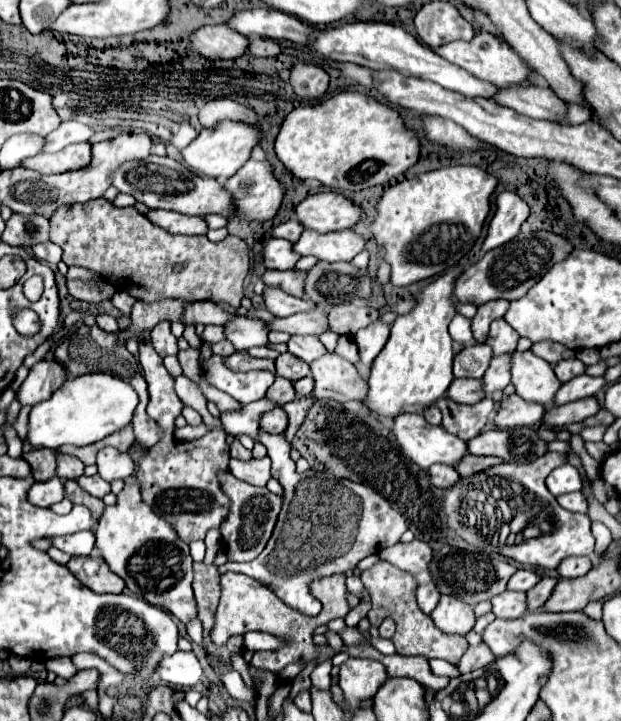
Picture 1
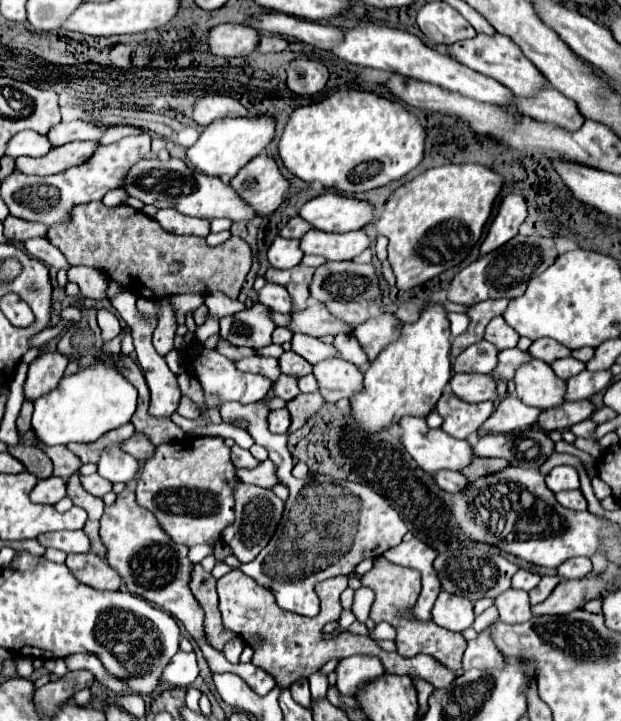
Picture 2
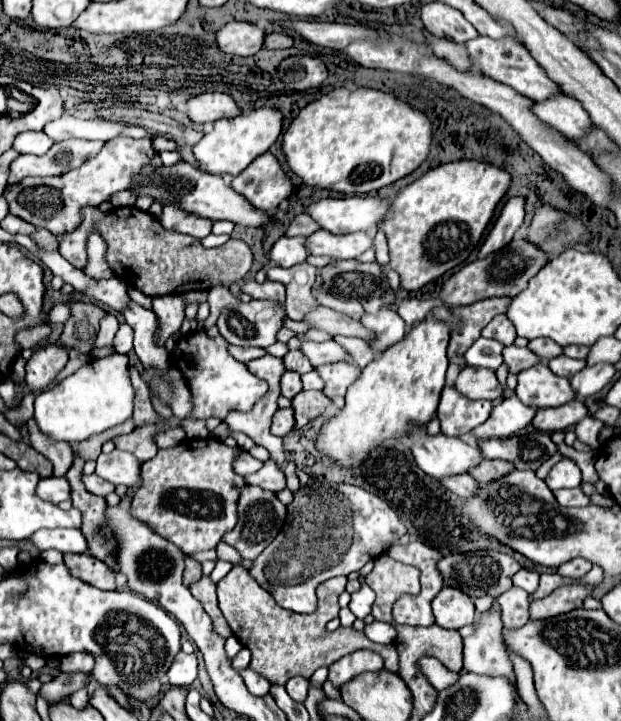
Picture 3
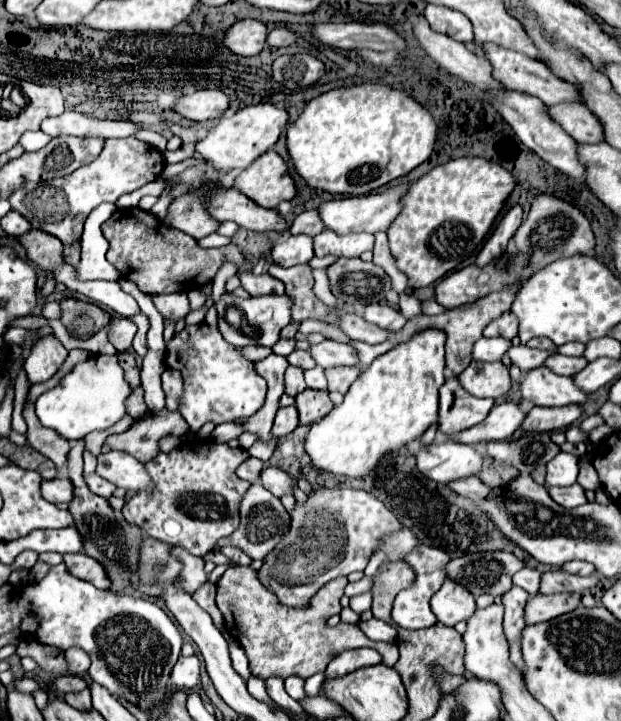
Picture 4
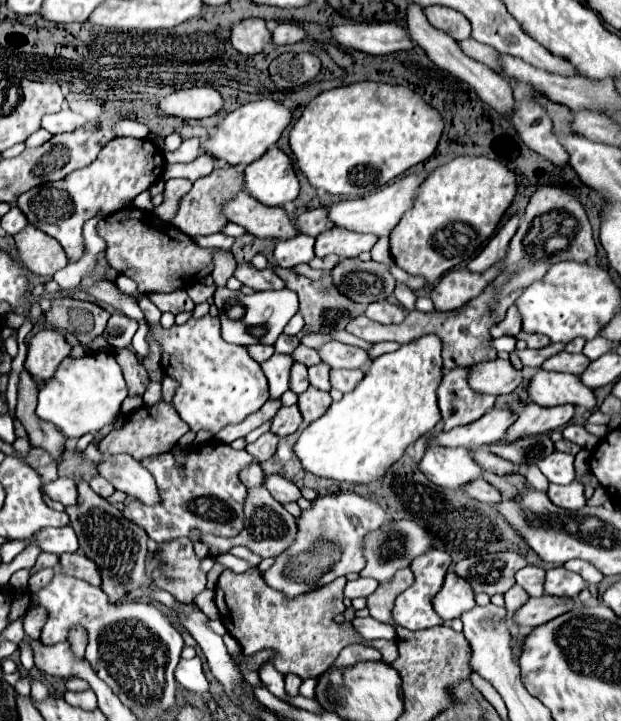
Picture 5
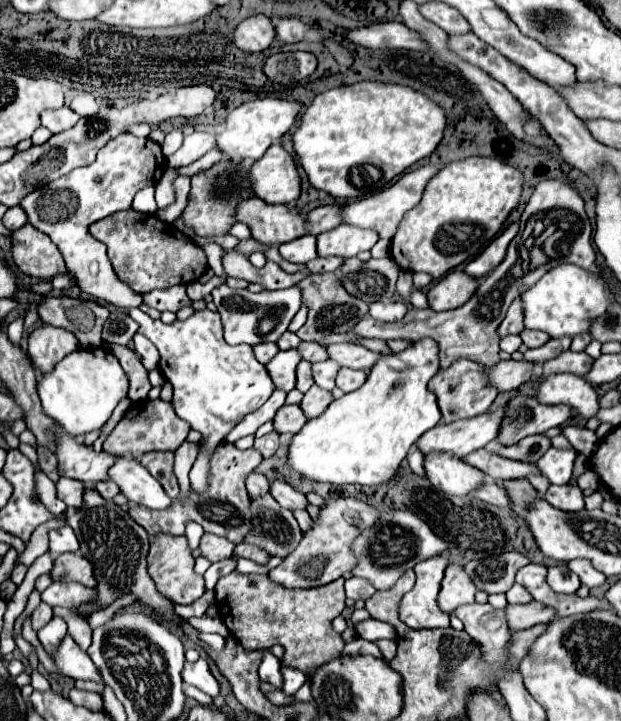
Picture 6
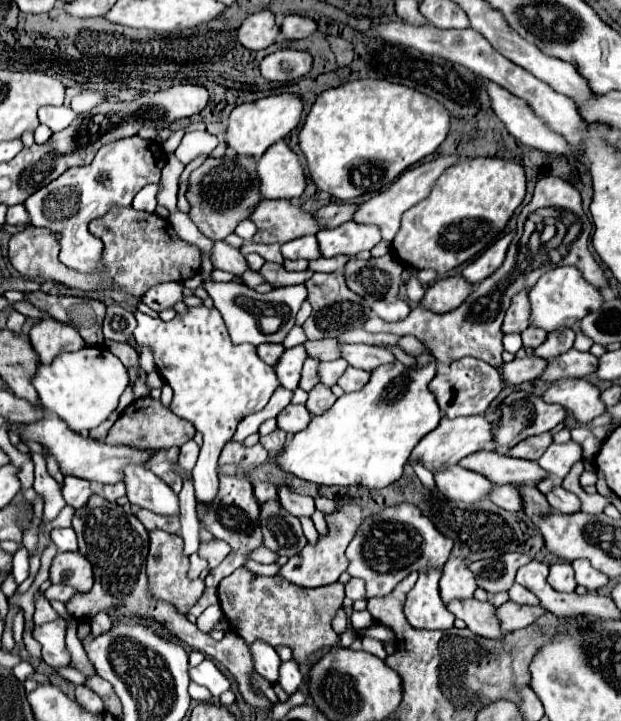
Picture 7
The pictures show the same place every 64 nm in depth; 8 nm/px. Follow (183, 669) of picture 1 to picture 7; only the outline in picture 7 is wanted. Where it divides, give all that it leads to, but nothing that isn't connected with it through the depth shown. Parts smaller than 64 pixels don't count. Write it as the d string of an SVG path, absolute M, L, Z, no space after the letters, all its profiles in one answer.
M206 658L200 666L190 668L190 678L202 686L206 686L214 698L218 698L222 692L230 690L232 680L210 660Z

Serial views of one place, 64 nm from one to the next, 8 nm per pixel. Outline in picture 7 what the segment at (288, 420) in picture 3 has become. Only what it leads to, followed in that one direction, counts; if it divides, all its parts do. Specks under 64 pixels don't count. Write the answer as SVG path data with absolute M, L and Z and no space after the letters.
M288 404L280 414L278 414L278 428L284 432L296 434L304 430L312 420L312 414L304 404Z

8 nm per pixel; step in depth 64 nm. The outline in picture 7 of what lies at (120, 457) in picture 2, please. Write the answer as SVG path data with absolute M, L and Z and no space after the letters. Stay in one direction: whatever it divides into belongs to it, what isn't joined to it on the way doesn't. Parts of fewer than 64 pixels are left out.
M128 466L124 470L124 484L128 488L130 504L152 510L162 516L178 516L178 494L164 484L154 472L142 466Z

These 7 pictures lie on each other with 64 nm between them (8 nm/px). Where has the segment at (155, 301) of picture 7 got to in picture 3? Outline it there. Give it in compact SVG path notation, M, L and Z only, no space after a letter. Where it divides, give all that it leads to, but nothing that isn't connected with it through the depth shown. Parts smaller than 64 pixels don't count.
M158 296L154 298L154 312L160 318L160 346L164 346L166 338L180 330L184 320L184 298L182 296Z

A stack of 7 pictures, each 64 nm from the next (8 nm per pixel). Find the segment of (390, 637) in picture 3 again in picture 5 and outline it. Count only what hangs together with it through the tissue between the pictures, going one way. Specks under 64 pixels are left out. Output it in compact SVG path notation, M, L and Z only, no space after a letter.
M368 616L368 618L354 618L354 620L352 620L352 626L356 628L356 632L358 632L364 640L378 640L378 638L396 640L394 626L382 624L382 622L378 622L378 620L374 620L372 616Z

